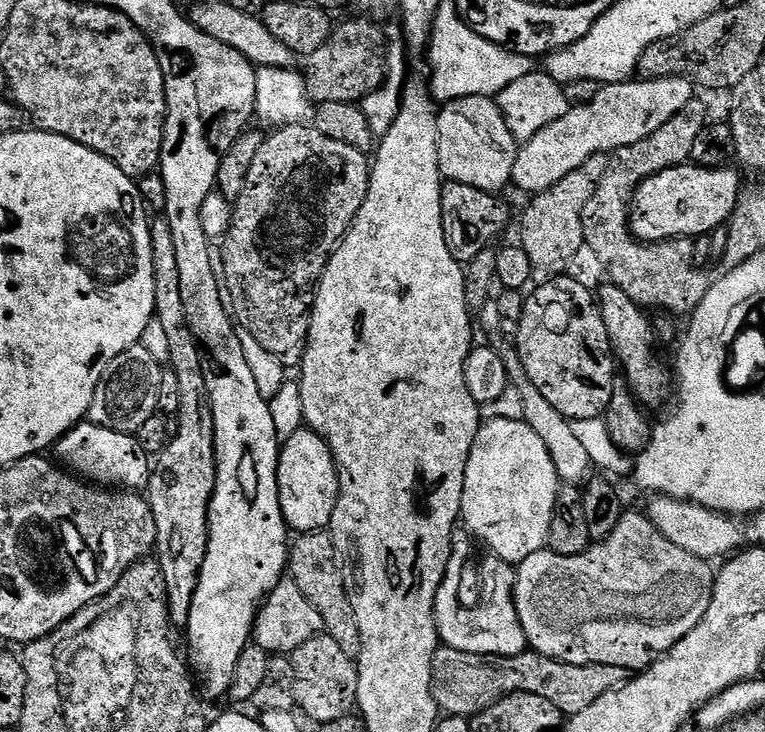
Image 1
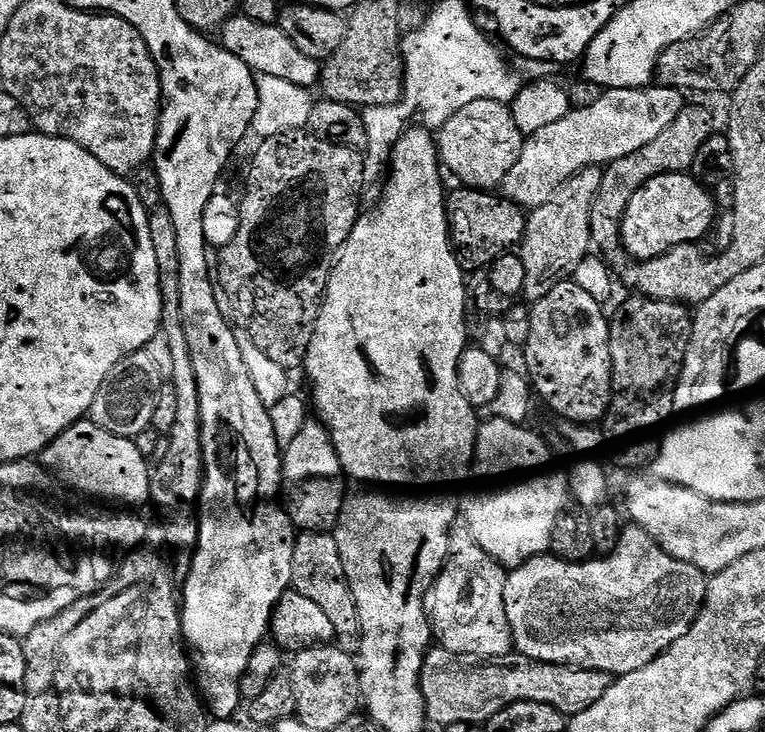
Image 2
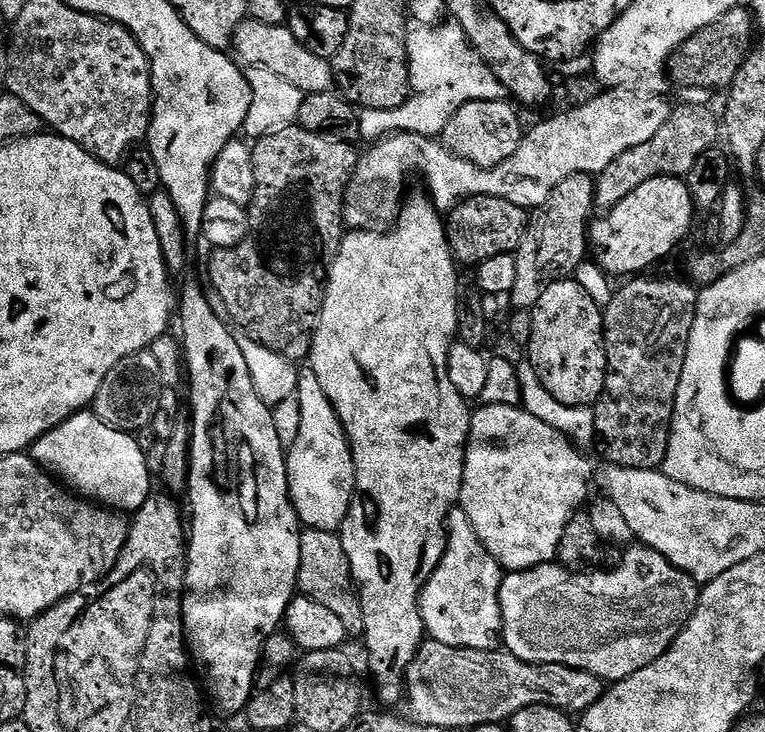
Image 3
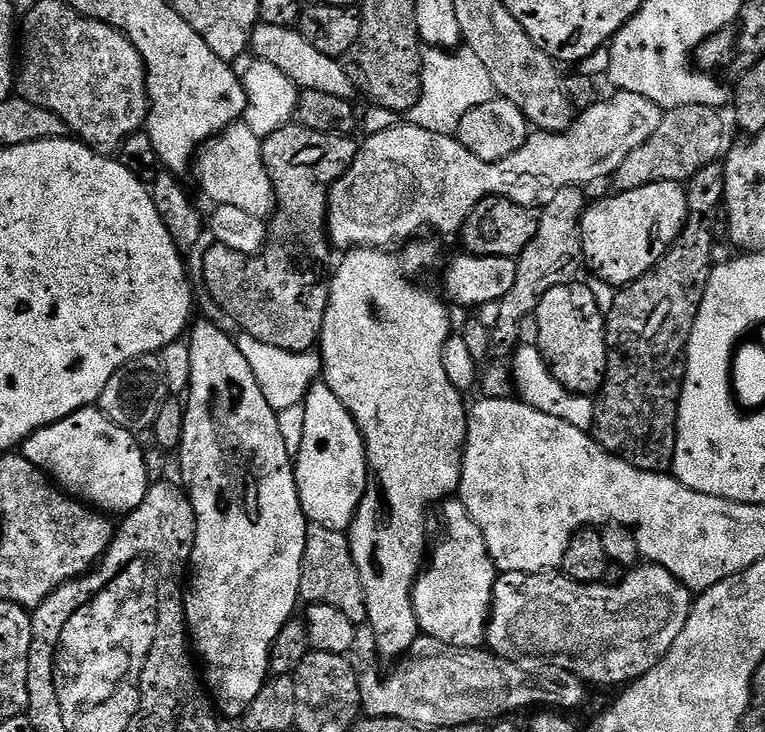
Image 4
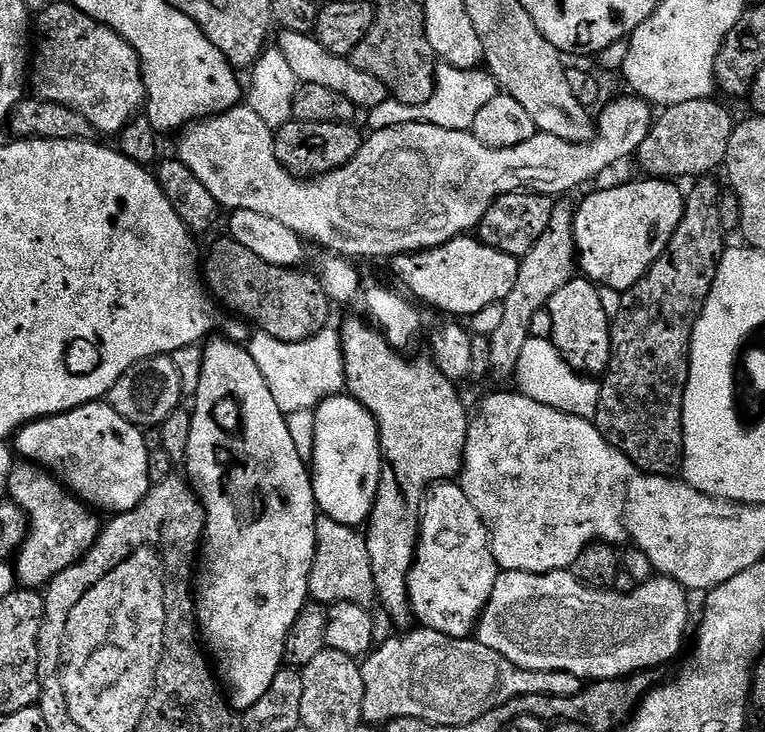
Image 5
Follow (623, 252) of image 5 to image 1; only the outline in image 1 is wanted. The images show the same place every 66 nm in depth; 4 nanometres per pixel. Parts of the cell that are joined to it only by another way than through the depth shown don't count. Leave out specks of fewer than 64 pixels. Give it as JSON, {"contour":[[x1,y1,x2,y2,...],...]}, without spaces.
{"contour":[[689,162,646,178,632,200,633,235,645,244,661,244,663,240,682,240,696,236,704,238,717,228,725,227,742,195,742,188,741,173,735,167,724,167,728,166,701,166]]}

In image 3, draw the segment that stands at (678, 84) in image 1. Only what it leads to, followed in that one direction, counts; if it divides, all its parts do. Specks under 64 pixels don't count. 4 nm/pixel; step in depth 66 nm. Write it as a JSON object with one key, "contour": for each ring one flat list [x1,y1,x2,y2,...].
{"contour":[[613,88,601,91,594,102,586,102,579,106,569,107,569,112,561,116,552,116,541,124,536,124,532,129,523,133,520,148,506,162,496,168,479,168,474,162,466,162,466,158,456,156,448,149,448,145,431,136,420,136,418,133,399,132,383,140,373,143,361,155,356,164,356,172,352,181,348,183,348,190,344,195,344,222,352,230,376,230,381,226,391,226,396,223,401,207,406,199,404,187,408,184,408,175,420,171,428,176,427,195,432,197,433,204,441,213,448,214,460,207,460,201,468,200,471,196,497,196,514,202,525,210,535,210,544,207,550,198,553,188,566,178,574,174,599,174,606,170,610,162,614,162,619,155,628,150,634,150,653,138,661,130,673,110,671,103,664,101,663,95,655,92,635,92,633,88]]}

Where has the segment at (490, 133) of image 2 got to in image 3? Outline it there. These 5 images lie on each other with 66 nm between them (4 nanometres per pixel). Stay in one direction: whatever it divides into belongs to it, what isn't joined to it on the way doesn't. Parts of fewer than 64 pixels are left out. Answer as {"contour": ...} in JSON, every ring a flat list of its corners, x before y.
{"contour":[[507,99,471,101,462,106,449,120,442,133,443,143,453,154,474,162,479,168,496,168,506,162,520,148,522,127,520,116,507,104]]}

